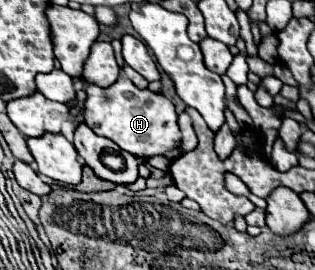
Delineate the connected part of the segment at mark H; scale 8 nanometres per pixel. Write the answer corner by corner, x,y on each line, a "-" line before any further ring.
119,77
107,89
89,85
83,113
85,113
85,123
97,135
115,141
123,151
135,157
149,159
155,155
163,155
171,161
181,155
181,131
177,125
177,113
173,103
165,95
151,93
149,89
143,91
137,89
125,77

